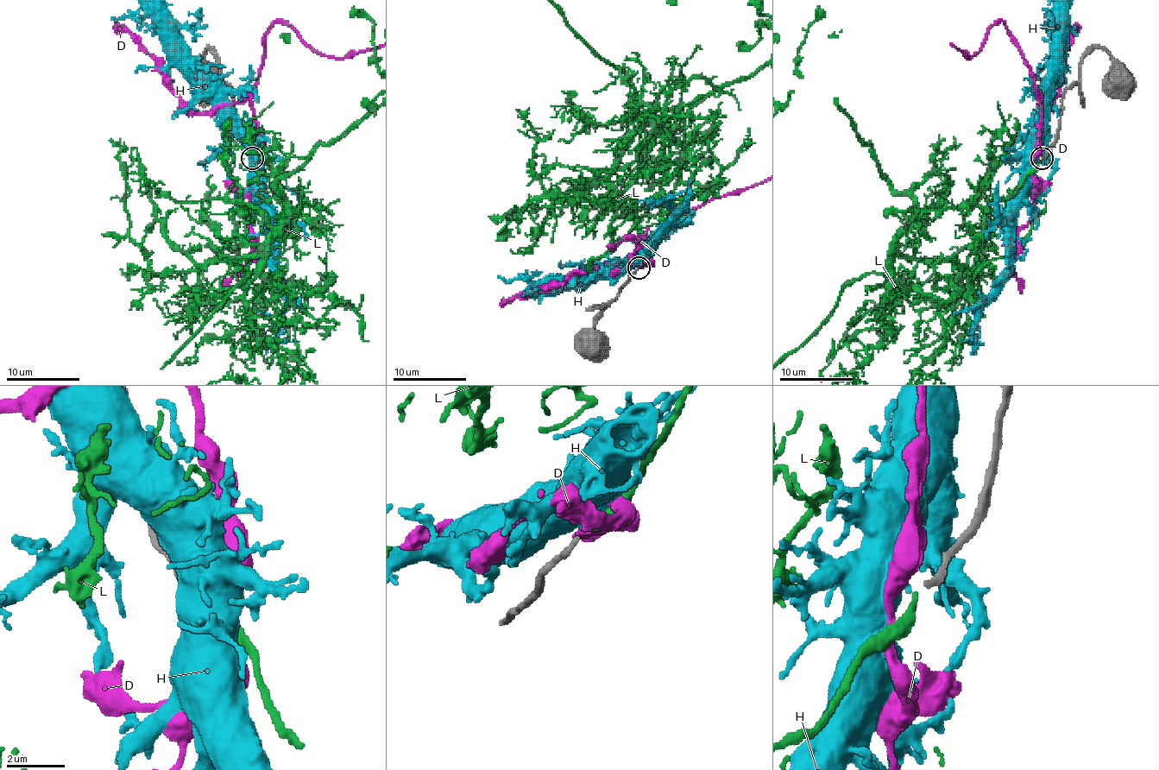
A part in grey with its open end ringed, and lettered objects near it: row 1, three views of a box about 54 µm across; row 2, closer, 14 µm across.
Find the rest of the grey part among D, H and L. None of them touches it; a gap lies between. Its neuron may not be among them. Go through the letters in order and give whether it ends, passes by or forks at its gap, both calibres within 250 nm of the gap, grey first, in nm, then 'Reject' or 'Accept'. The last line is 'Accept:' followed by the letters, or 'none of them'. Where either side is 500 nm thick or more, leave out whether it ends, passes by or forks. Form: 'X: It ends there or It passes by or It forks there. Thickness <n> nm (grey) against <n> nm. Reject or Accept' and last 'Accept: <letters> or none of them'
D: Thickness 200 nm (grey) against 650 nm. Reject
H: Thickness 200 nm (grey) against 550 nm. Reject
L: It ends there. Thickness 200 nm (grey) against 200 nm. Accept
Accept: L

